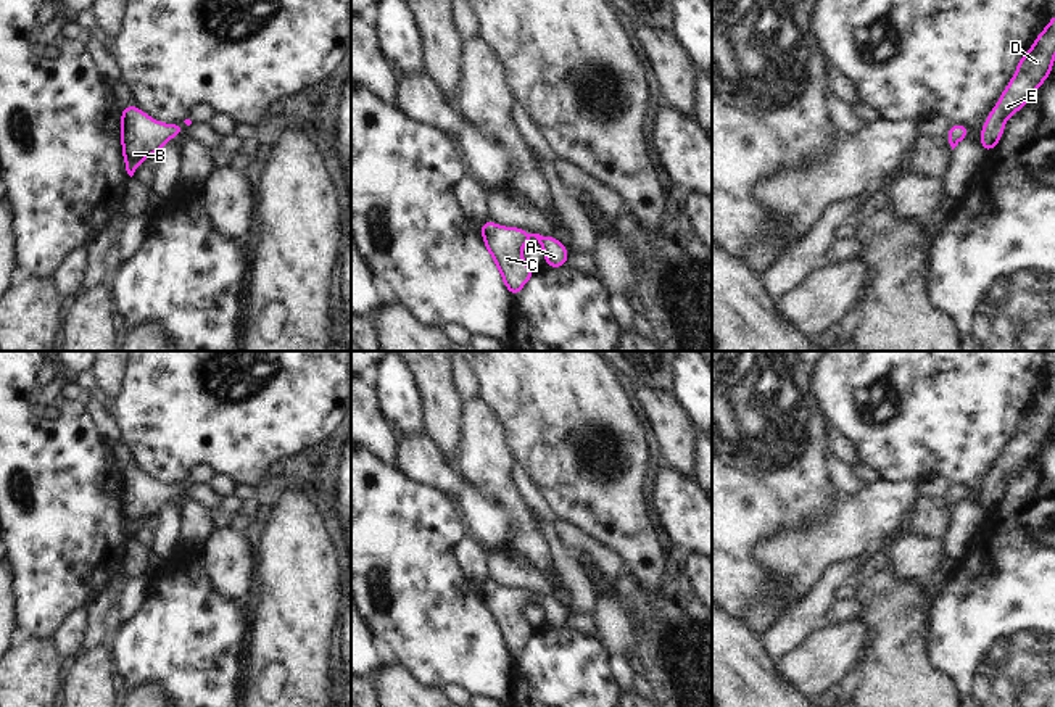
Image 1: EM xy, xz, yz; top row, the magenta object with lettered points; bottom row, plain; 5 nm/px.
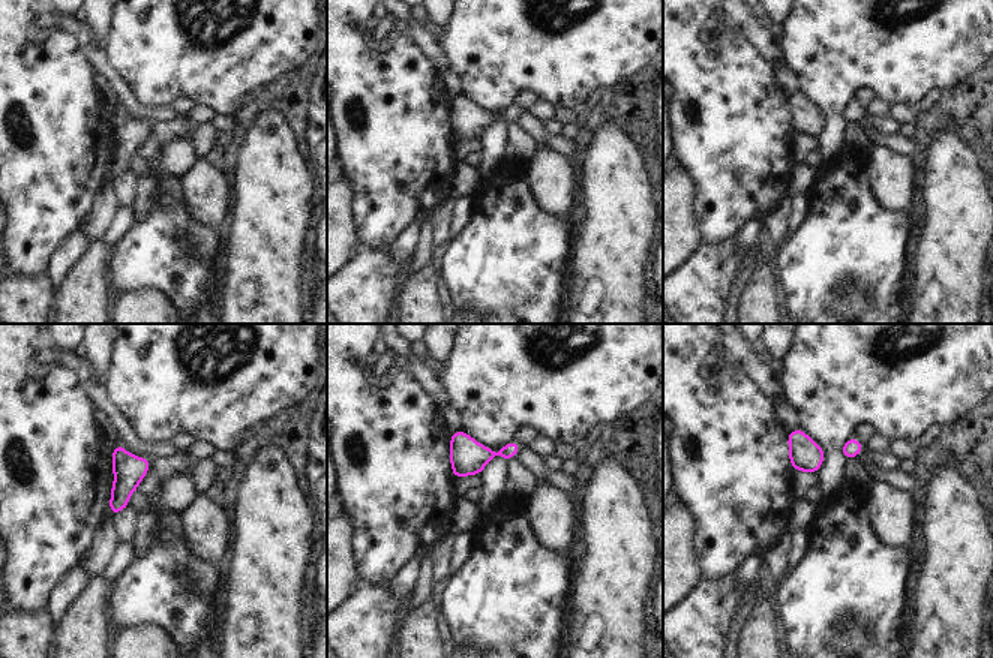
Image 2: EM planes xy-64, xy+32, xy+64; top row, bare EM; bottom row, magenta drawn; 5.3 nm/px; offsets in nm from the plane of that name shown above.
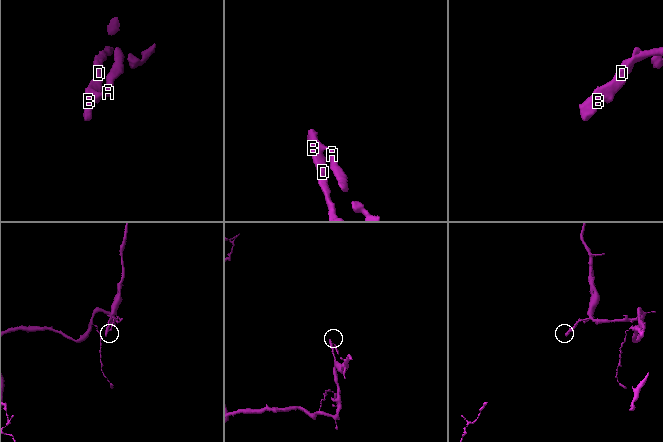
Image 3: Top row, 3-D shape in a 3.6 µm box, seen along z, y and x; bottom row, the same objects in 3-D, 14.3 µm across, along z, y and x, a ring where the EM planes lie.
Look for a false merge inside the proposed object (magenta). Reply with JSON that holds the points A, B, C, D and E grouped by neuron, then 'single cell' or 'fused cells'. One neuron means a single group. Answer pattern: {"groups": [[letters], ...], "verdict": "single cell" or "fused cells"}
{"groups": [["A", "B", "C", "D", "E"]], "verdict": "single cell"}

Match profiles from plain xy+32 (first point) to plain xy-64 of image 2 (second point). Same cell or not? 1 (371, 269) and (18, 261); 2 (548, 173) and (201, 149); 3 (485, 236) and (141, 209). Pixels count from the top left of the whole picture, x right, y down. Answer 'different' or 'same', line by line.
1: different
2: different
3: different

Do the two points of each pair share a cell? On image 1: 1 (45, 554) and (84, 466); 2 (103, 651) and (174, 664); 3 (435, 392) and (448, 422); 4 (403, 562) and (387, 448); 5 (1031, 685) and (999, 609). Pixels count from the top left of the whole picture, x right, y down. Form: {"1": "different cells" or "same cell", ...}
{"1": "same cell", "2": "different cells", "3": "same cell", "4": "different cells", "5": "same cell"}

